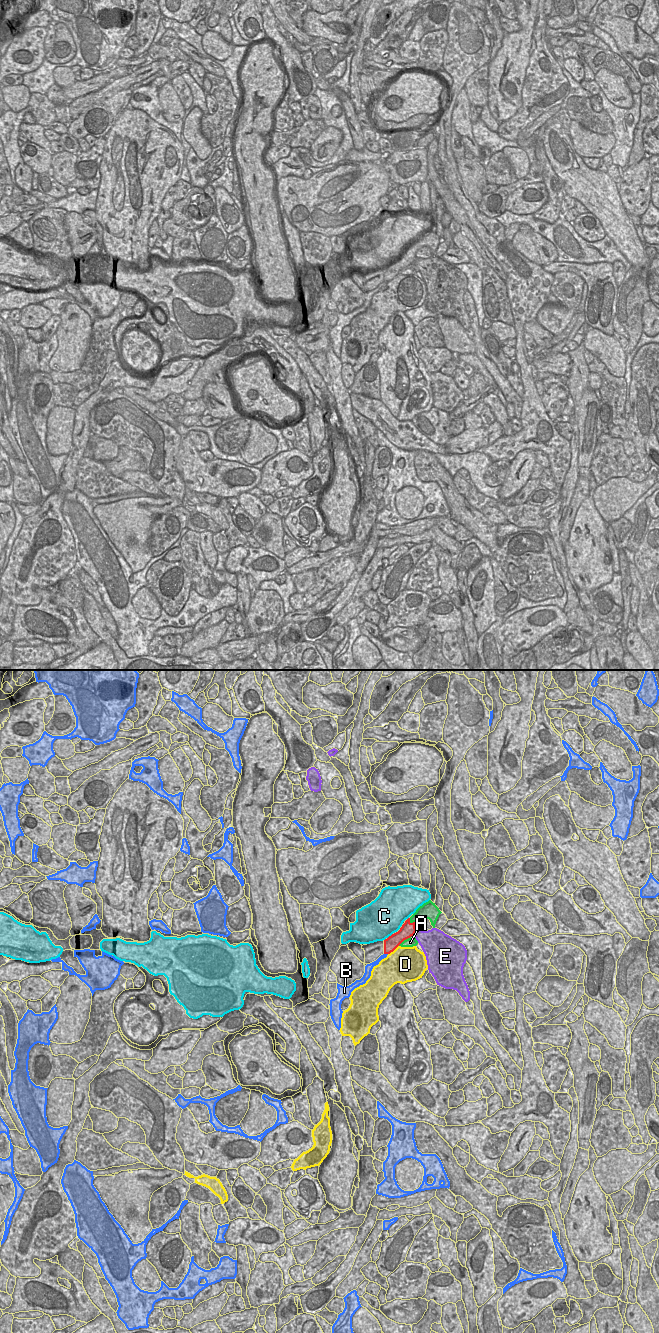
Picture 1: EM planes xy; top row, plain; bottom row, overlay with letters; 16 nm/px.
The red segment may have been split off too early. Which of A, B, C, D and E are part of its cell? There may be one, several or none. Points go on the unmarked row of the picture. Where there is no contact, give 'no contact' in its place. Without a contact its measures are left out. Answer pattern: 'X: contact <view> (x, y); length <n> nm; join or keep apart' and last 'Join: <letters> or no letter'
A: contact xy (404, 267); length 260 nm; join
B: contact xy (386, 281); length 70 nm; keep apart
C: contact xy (389, 264); length 130 nm; keep apart
D: contact xy (393, 278); length 240 nm; keep apart
E: contact xy (415, 259); length 110 nm; keep apart
Join: A

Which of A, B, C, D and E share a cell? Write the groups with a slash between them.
A / B / C / D / E

